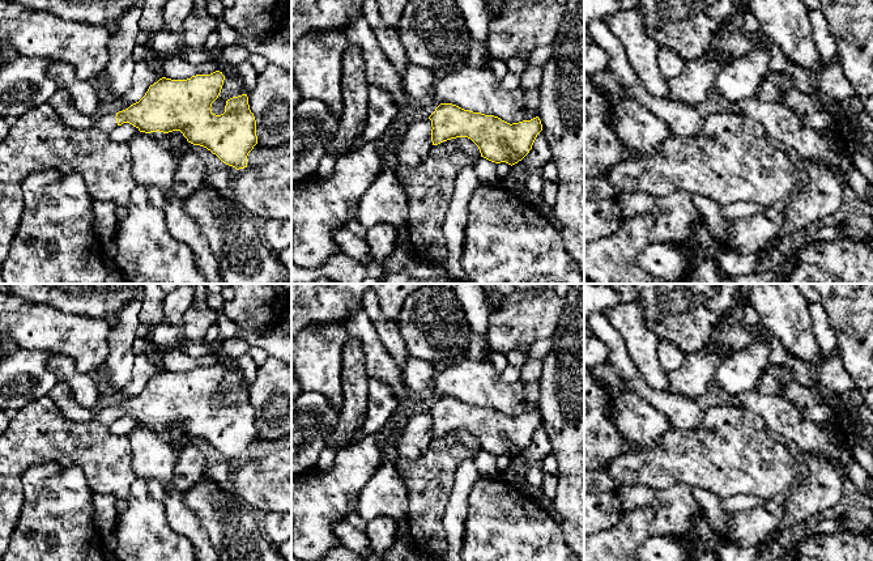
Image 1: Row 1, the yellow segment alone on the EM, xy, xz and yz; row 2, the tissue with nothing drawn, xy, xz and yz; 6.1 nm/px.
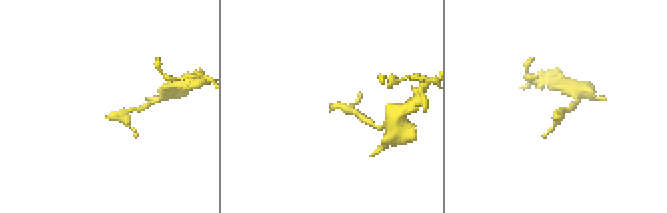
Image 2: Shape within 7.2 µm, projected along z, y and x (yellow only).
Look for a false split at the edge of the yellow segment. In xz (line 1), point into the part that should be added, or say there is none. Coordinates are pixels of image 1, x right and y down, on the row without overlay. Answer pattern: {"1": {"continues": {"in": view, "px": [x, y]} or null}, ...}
{"1": {"continues": null}}

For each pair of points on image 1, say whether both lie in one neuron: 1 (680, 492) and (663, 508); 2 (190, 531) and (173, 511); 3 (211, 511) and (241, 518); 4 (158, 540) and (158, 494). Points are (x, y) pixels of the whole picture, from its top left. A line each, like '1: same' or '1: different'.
1: same
2: same
3: same
4: different

